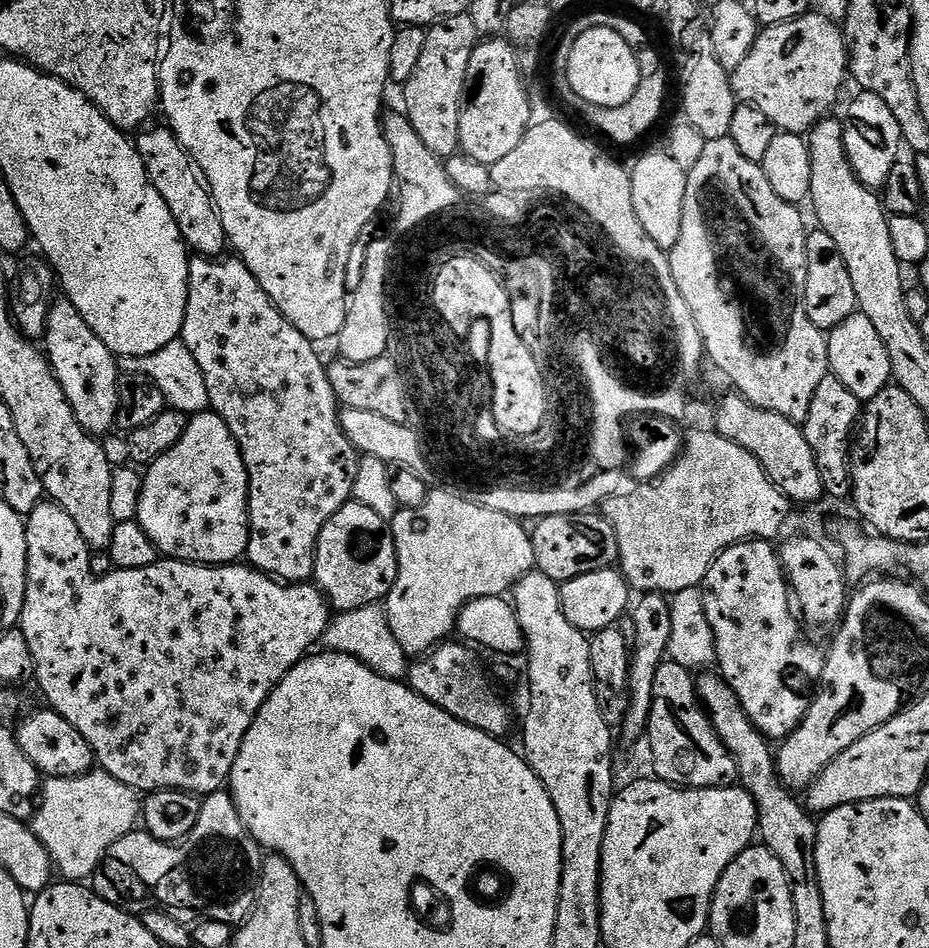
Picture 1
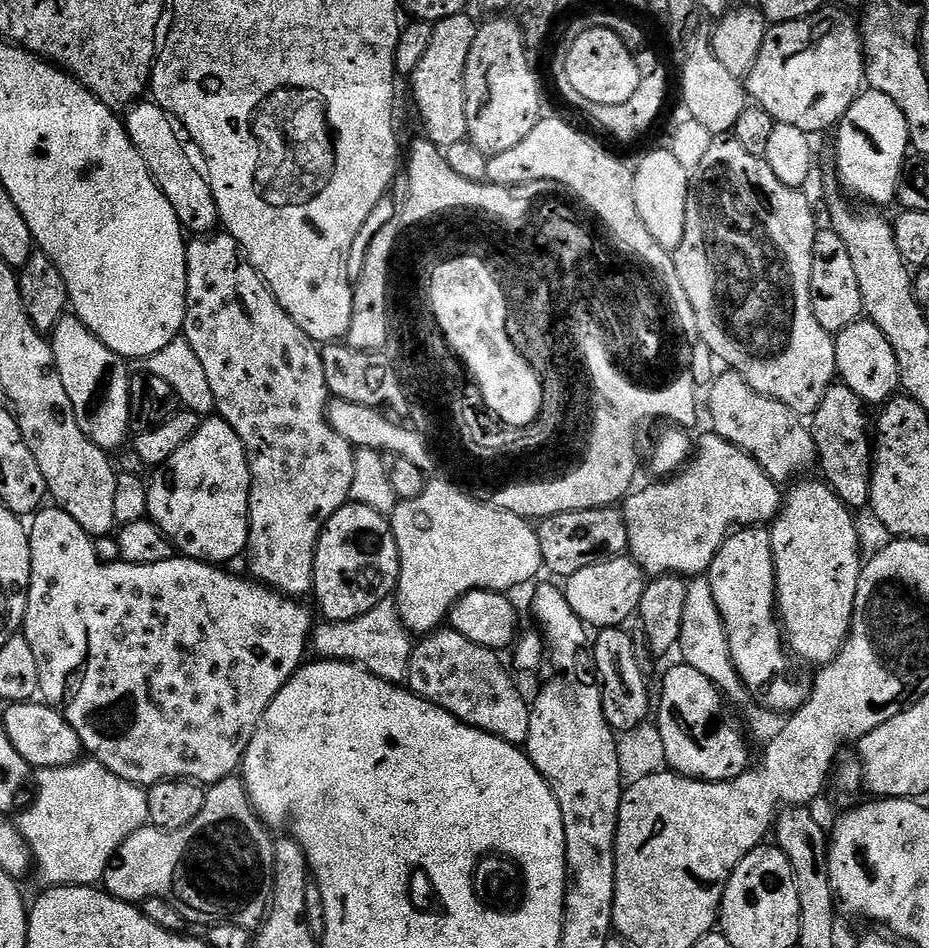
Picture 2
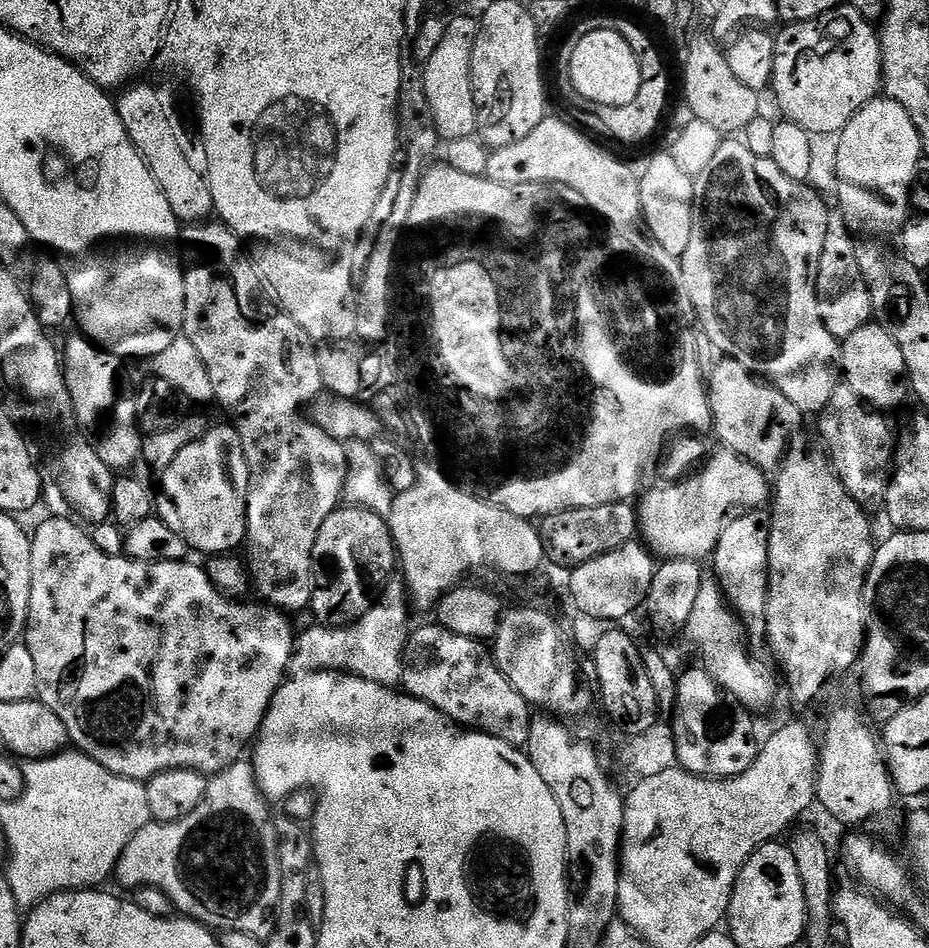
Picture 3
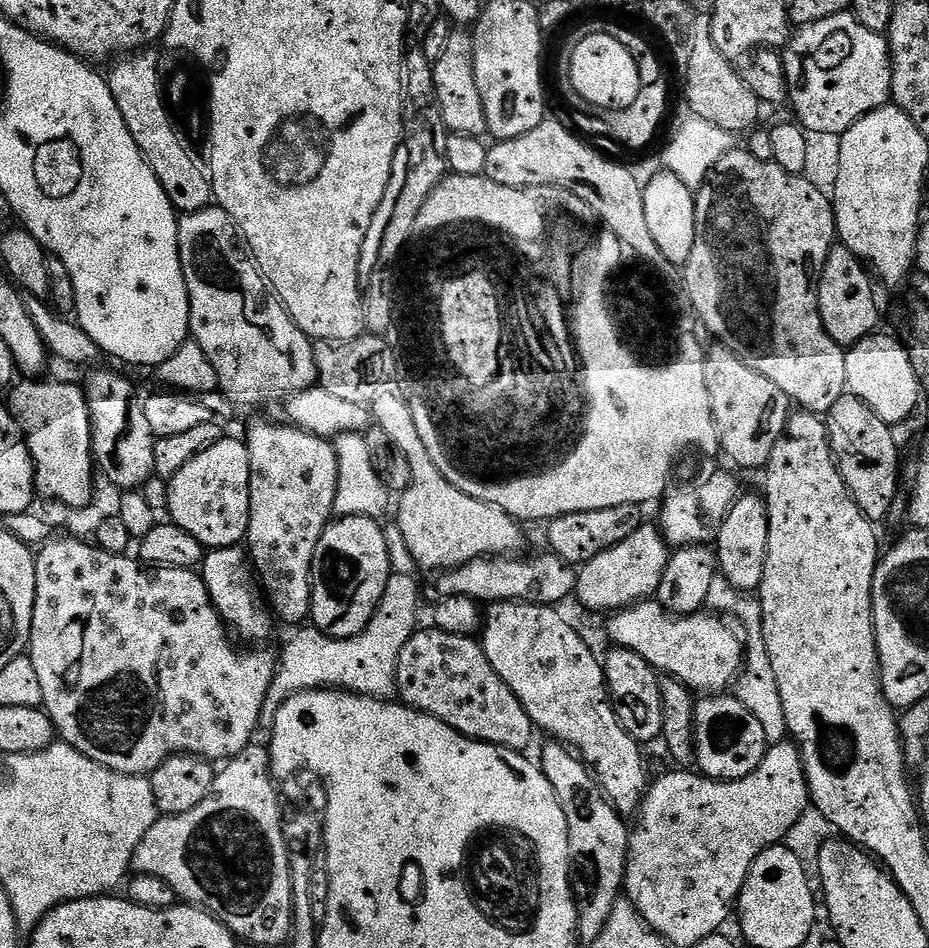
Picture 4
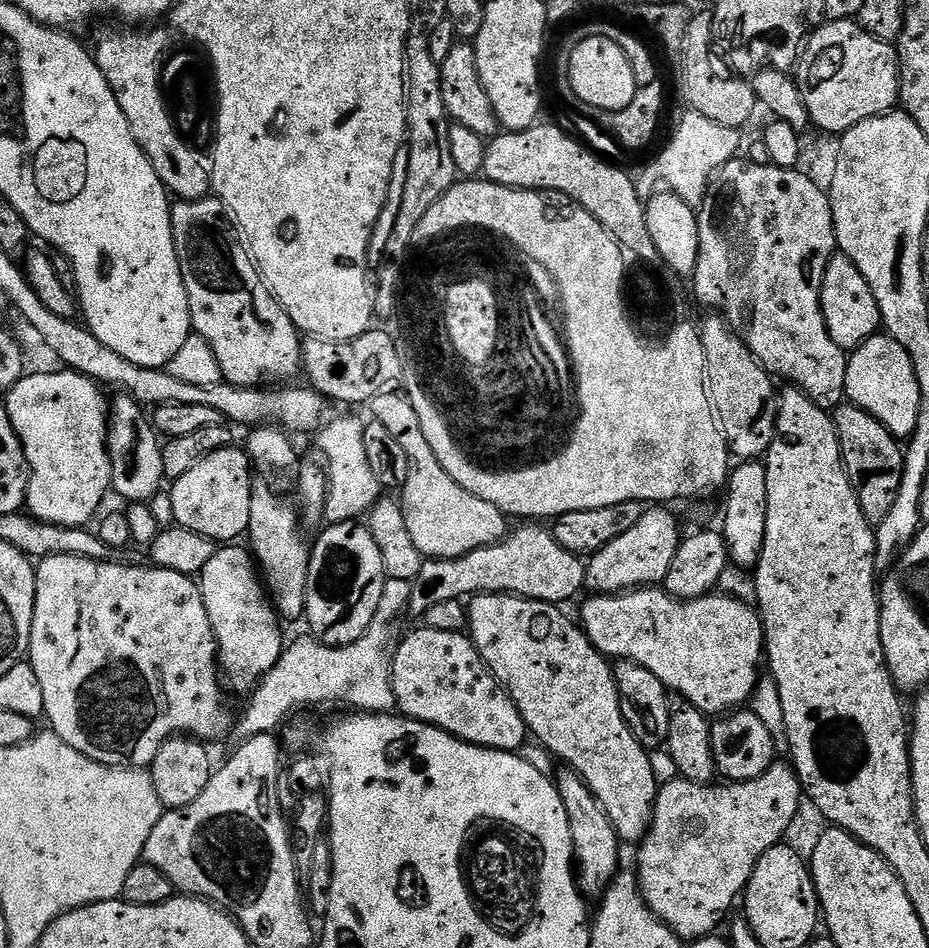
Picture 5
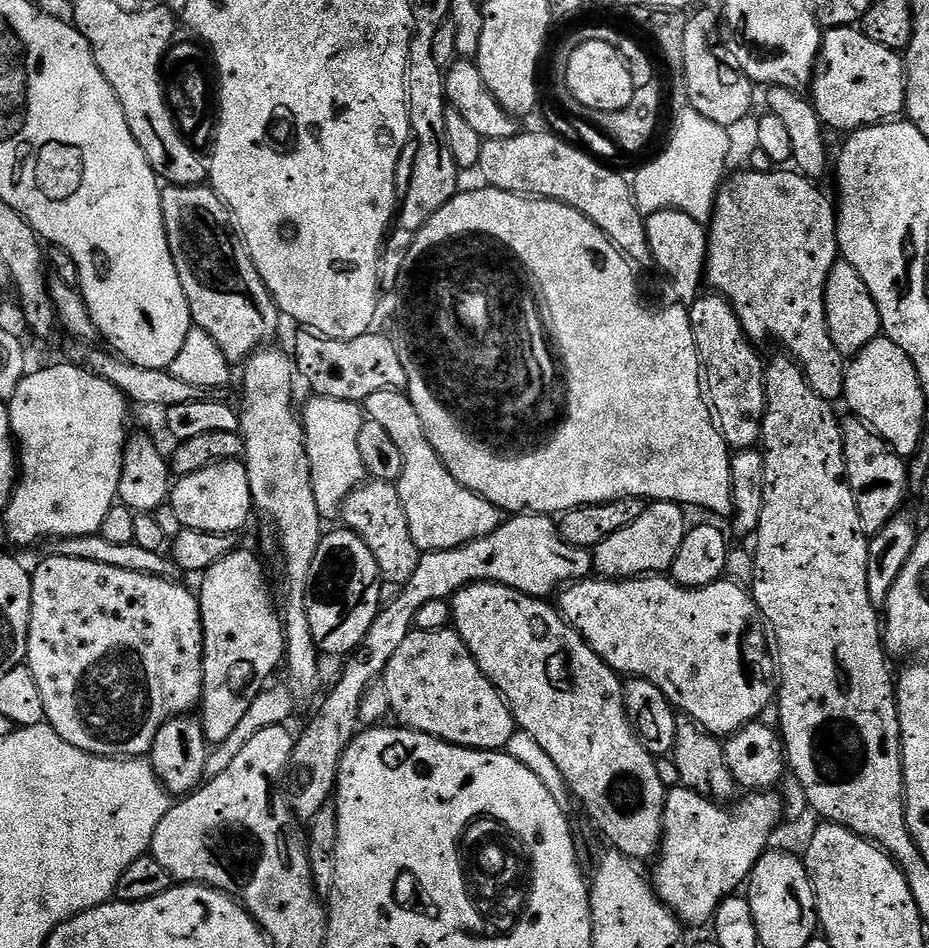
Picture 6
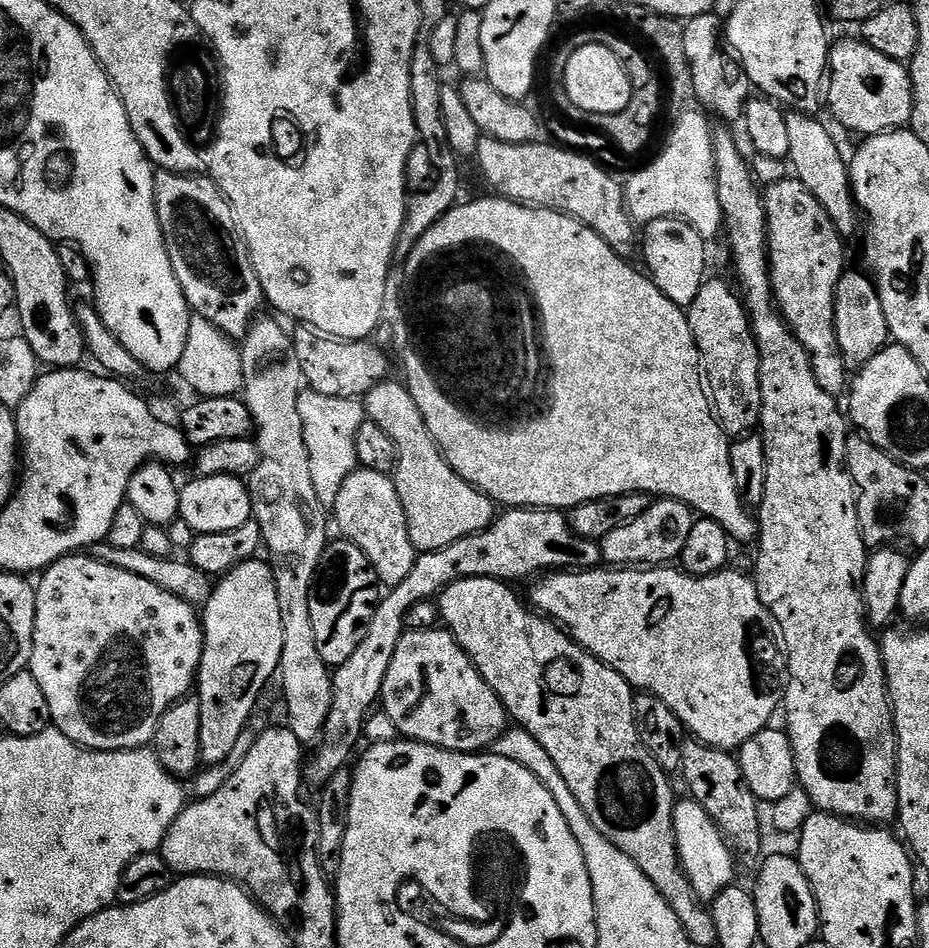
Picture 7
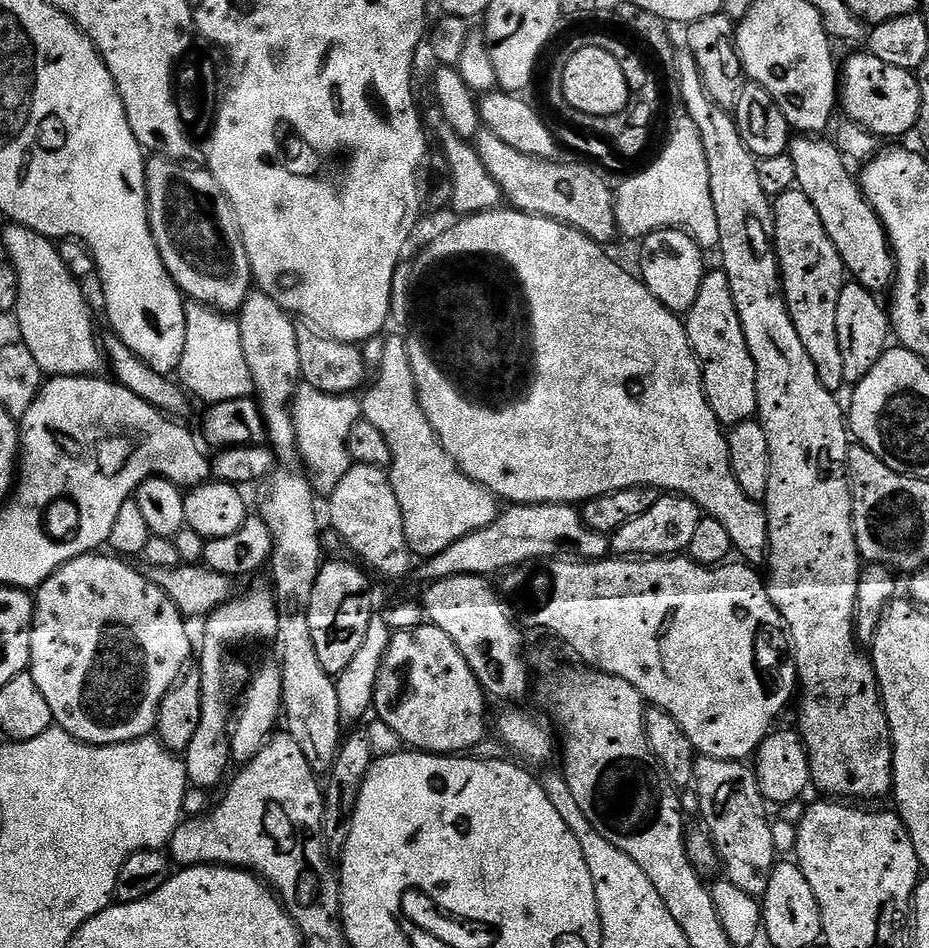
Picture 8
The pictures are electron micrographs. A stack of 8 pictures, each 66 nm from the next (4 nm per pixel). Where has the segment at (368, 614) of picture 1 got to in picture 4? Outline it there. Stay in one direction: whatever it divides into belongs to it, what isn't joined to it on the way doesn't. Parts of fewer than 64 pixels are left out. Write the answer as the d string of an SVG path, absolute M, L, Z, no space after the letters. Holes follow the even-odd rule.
M393 572L386 582L382 602L374 610L366 630L354 638L330 638L315 626L300 626L289 638L278 654L275 676L271 680L263 708L261 723L270 726L282 702L295 692L315 688L335 688L345 692L356 692L359 696L373 696L375 700L392 700L397 695L396 667L402 654L402 646L418 631L416 615L422 605L422 584L413 574Z

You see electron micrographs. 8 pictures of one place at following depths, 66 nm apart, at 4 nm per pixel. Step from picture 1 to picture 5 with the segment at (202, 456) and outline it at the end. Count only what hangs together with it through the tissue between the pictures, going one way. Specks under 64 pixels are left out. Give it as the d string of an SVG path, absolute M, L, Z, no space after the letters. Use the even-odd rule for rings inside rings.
M229 446L202 458L182 478L171 481L175 523L217 542L236 542L250 522L254 465L243 447Z

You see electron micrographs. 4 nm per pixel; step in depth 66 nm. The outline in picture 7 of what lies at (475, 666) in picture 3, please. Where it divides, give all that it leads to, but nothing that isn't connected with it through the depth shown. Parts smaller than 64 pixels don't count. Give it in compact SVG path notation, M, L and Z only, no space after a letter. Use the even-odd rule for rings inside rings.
M439 627L421 632L405 631L394 650L390 670L386 670L386 682L382 682L378 704L381 709L384 707L389 722L400 731L397 733L403 739L417 740L451 752L483 753L491 749L493 742L510 726L510 717L498 694L494 694L451 632Z

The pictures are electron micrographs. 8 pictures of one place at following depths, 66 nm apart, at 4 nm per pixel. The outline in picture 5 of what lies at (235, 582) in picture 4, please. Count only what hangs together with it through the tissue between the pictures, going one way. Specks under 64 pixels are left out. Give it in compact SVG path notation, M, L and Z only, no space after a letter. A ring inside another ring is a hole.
M224 546L202 566L198 583L202 602L206 602L206 614L210 614L210 626L214 630L216 639L216 655L218 657L218 671L222 677L222 684L229 693L237 692L238 695L247 697L267 674L286 647L284 632L280 629L281 617L277 616L276 609L265 589L258 565L249 549L236 548L240 546Z

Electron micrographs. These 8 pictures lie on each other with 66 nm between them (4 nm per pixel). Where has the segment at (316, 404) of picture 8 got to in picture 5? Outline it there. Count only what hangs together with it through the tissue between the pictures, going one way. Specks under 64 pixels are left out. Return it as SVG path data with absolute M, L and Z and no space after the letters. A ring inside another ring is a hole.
M340 416L337 420L331 420L329 419L318 432L318 437L320 436L320 452L324 455L322 464L326 469L328 482L328 493L324 499L323 519L328 524L347 524L357 518L367 517L377 500L381 498L382 489L378 478L374 478L372 467L366 458L366 445L364 442L365 421L363 419L359 420L356 416Z

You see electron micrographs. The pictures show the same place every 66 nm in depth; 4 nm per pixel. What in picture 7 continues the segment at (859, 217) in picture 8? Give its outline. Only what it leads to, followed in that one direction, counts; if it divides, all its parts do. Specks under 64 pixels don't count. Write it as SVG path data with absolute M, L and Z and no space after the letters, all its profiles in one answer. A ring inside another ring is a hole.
M789 111L787 113L786 131L790 138L790 150L786 160L794 173L795 179L800 180L802 186L806 186L806 190L810 190L810 194L814 194L814 198L818 198L822 210L826 210L826 214L830 214L830 218L837 230L840 231L841 237L849 238L848 236L852 236L856 232L856 216L858 217L856 202L852 199L852 186L848 183L849 161L846 156L840 153L840 148L836 145L835 138L828 133L827 126L816 119L820 118L803 112Z

